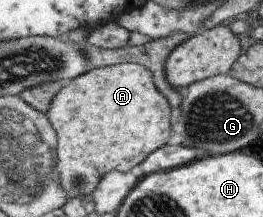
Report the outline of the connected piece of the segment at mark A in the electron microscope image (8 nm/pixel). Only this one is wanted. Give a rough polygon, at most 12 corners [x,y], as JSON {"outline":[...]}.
{"outline":[[136,63],[65,83],[46,116],[72,200],[171,139]]}

